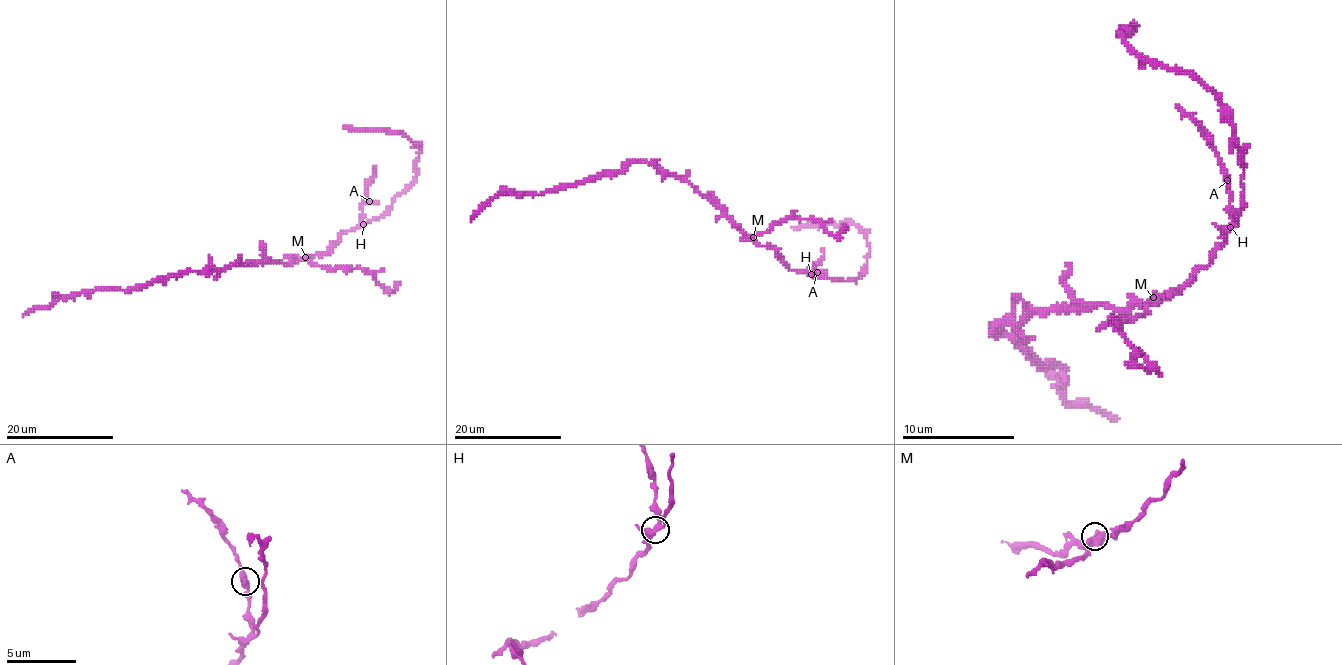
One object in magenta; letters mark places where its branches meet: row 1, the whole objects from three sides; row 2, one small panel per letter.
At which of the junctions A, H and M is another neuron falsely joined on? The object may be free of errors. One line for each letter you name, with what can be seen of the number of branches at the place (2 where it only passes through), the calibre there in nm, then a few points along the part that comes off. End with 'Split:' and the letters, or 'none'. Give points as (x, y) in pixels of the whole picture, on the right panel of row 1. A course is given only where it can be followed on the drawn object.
Split: none

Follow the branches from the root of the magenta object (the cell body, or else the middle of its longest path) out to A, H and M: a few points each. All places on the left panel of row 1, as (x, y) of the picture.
A: (289, 262), (325, 254), (343, 233), (355, 230), (362, 223), (362, 203), (368, 202)
H: (289, 262), (325, 254), (343, 233), (352, 231), (363, 223)
M: (289, 262), (305, 257)

